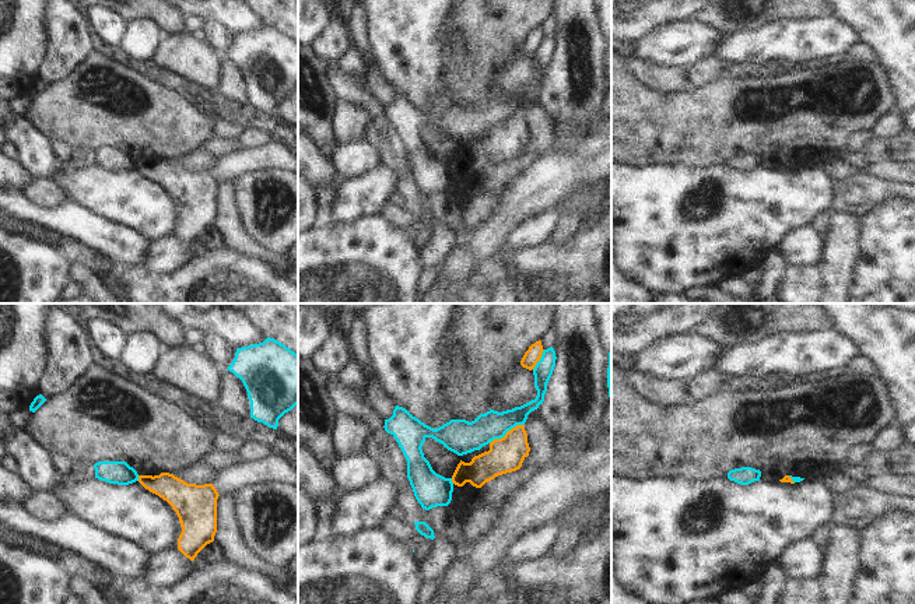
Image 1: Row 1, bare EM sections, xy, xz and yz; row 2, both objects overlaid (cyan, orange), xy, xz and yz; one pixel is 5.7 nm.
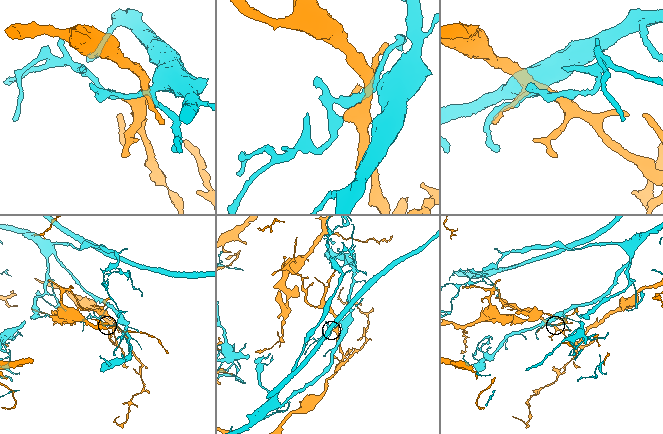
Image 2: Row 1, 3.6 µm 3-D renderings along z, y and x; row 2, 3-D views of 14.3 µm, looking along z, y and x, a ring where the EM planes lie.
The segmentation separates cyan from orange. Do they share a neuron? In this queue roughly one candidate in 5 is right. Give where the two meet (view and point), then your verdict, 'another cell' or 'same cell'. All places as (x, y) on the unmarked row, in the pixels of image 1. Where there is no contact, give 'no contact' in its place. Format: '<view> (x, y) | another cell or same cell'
xz (505, 119) | another cell

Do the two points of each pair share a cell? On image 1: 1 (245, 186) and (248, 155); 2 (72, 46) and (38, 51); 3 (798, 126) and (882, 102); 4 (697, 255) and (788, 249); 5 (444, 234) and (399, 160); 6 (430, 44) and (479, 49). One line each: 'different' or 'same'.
1: different
2: different
3: same
4: different
5: different
6: different

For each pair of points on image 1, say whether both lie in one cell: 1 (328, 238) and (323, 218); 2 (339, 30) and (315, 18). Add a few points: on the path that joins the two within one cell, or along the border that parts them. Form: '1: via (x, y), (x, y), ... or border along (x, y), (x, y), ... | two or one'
1: border along (332, 223), (321, 228), (312, 228) | two
2: border along (336, 18), (312, 45) | two

